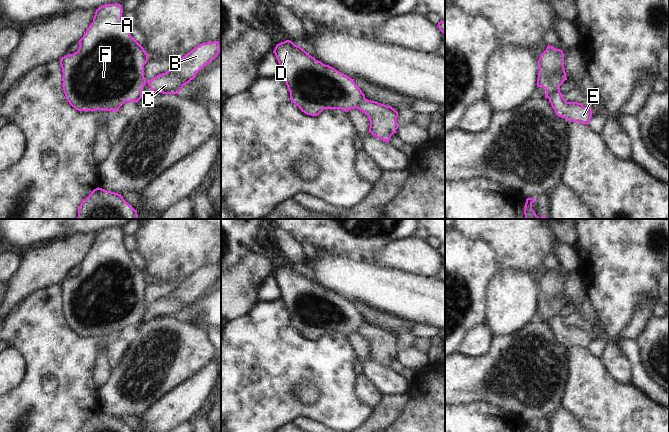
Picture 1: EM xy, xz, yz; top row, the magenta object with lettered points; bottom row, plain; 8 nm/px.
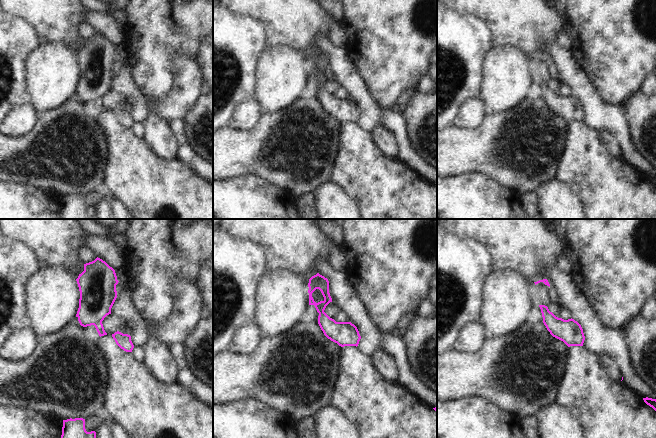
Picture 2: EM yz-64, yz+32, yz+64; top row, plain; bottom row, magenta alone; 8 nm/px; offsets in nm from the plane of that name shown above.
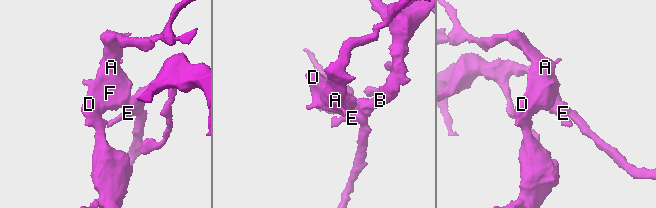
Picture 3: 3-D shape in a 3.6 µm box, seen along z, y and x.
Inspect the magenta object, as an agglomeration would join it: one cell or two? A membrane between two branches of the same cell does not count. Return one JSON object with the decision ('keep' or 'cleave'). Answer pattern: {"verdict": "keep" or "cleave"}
{"verdict": "cleave"}

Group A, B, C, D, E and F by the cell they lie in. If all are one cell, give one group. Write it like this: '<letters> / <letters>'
A D F / B C E

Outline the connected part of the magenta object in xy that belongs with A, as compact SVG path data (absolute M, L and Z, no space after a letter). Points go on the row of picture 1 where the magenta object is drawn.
M105 4L95 12L93 22L79 40L79 49L61 58L62 87L69 104L78 111L114 111L142 95L146 84L144 65L148 54L131 36L122 21L121 4Z

